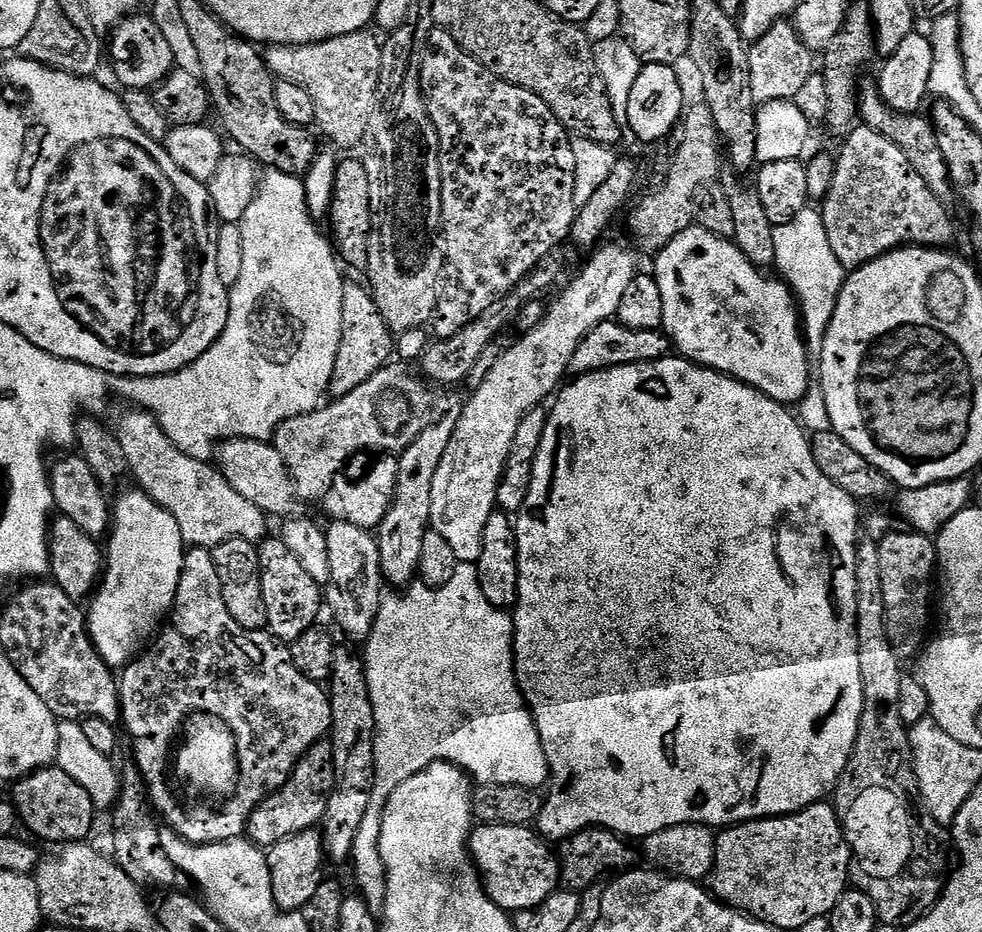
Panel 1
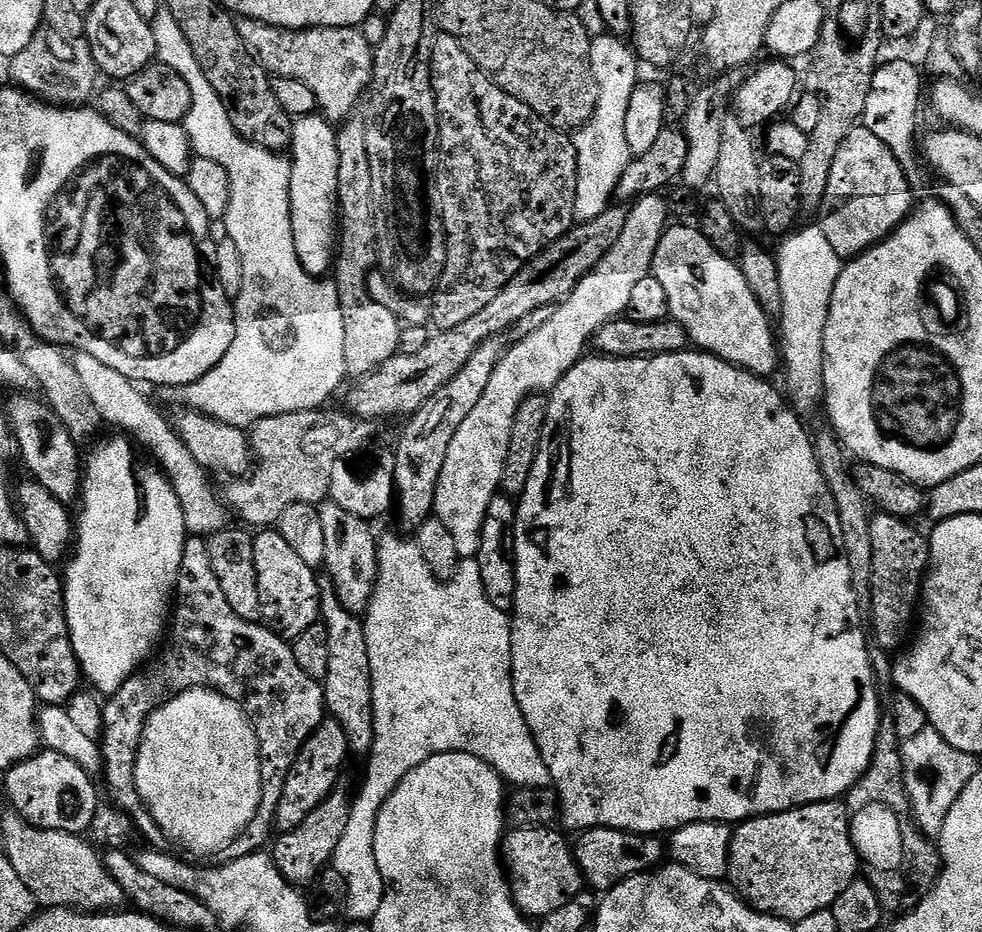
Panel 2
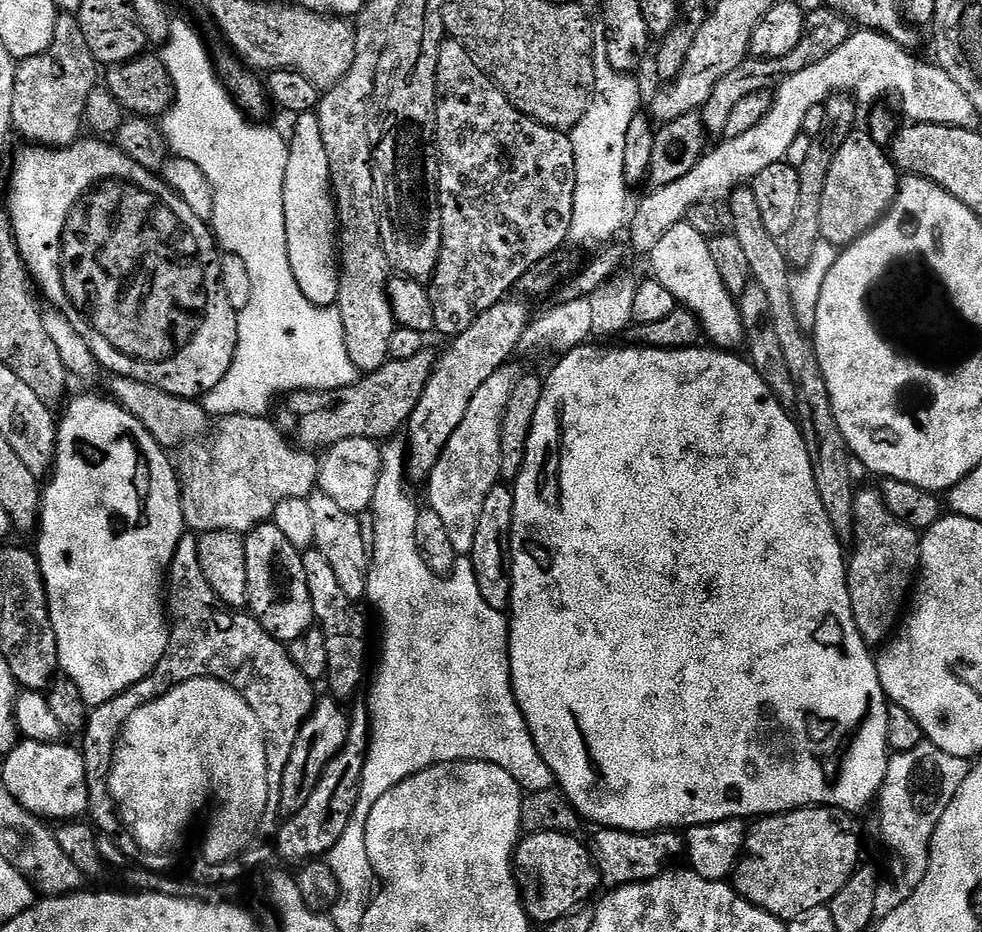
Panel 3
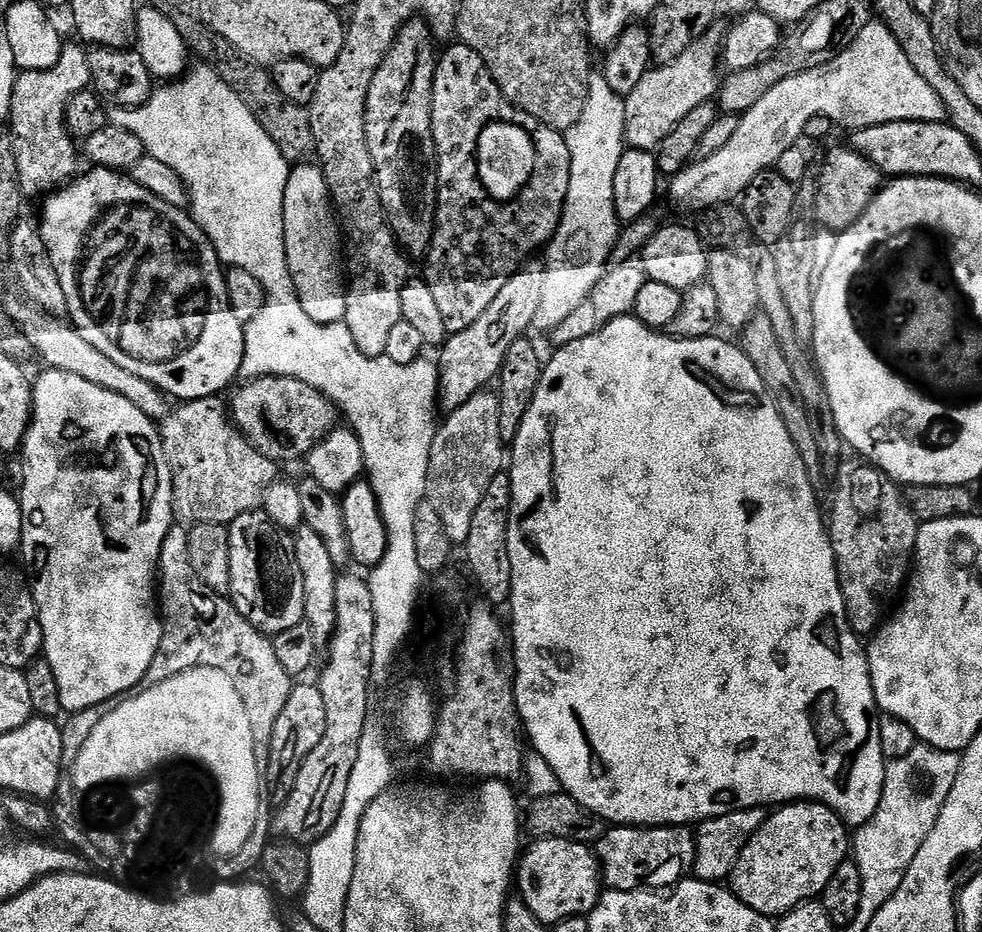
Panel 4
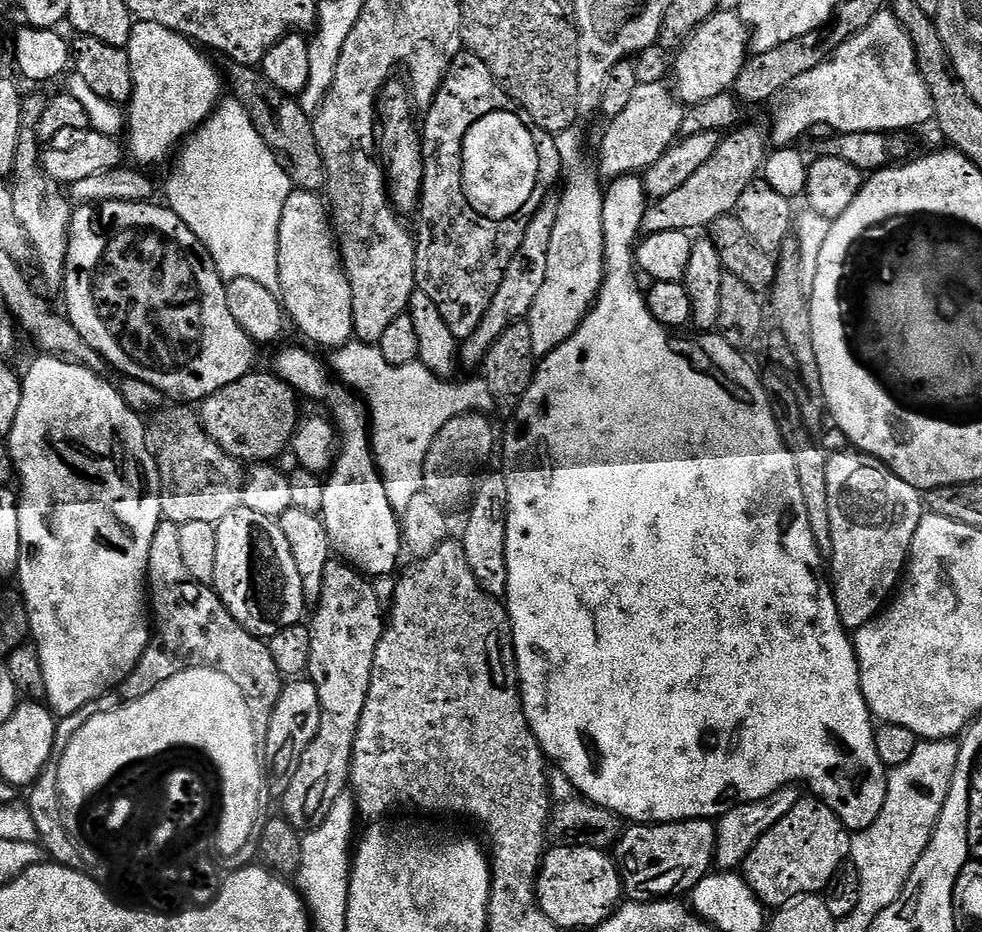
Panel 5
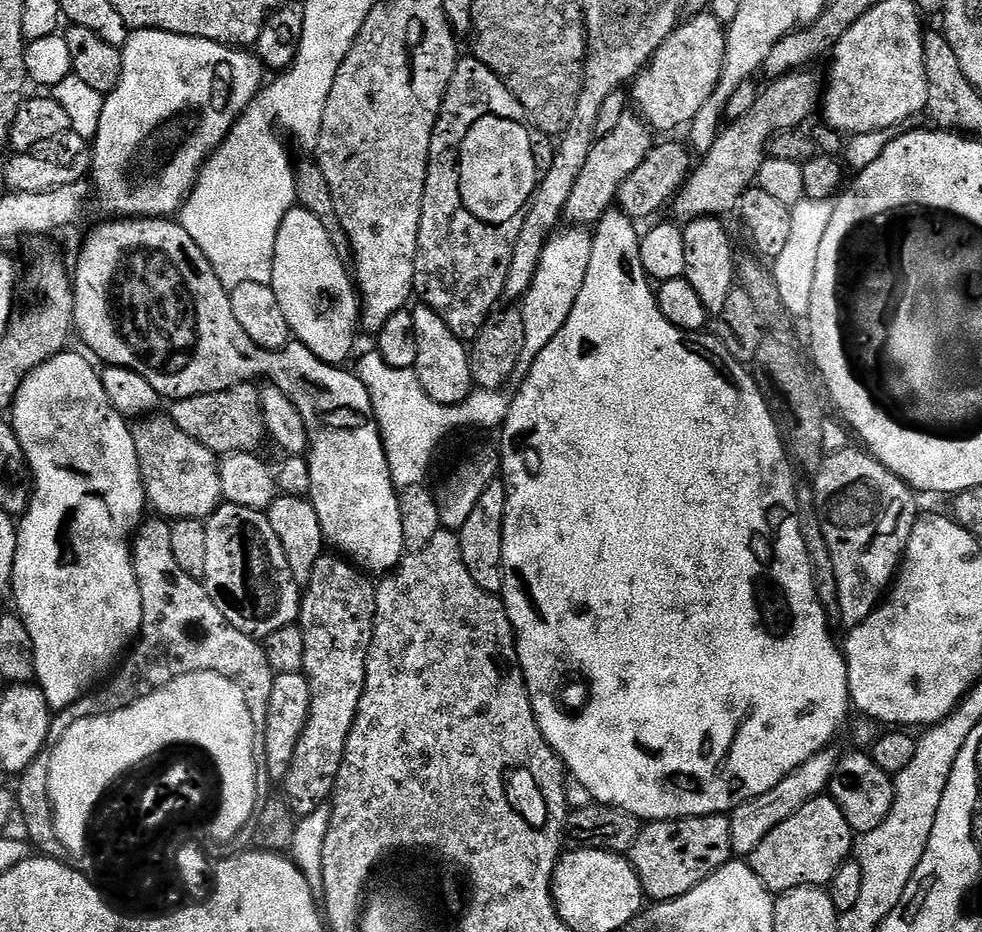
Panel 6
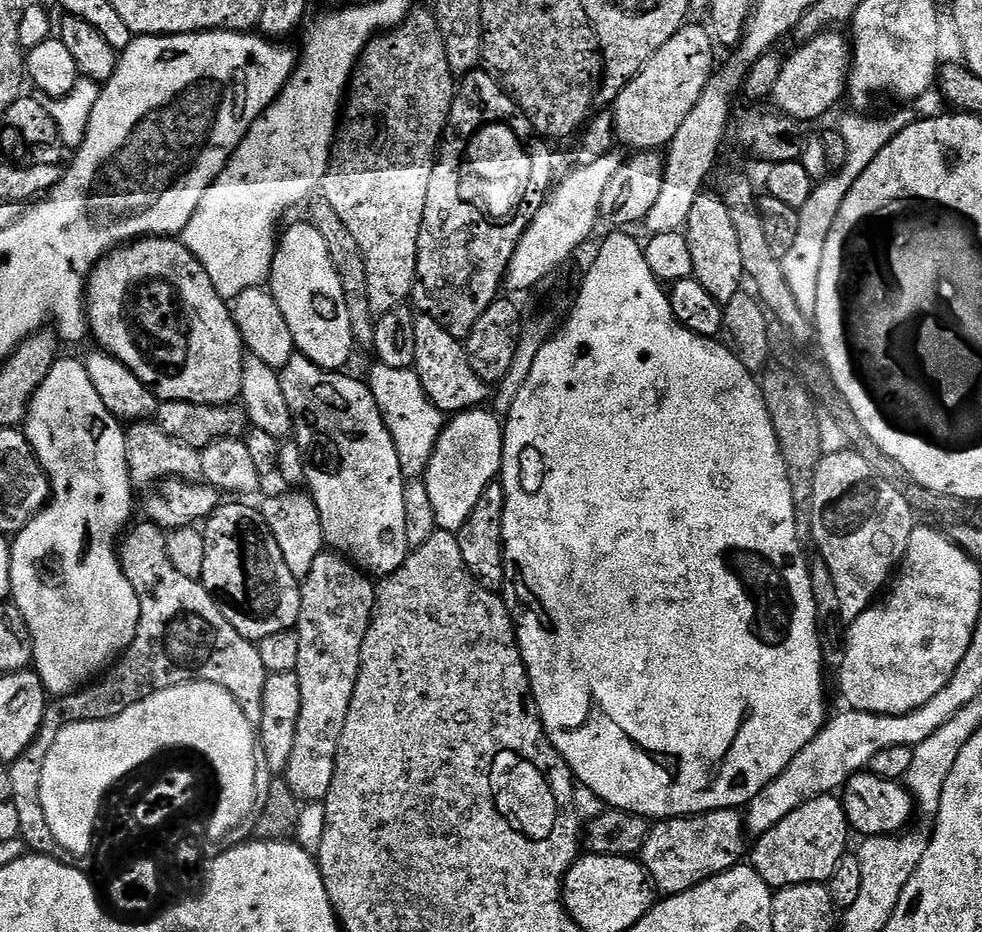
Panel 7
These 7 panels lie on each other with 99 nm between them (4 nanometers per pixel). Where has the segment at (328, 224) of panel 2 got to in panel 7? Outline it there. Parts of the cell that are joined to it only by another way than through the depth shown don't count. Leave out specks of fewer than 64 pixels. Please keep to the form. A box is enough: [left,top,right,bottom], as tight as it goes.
[270,222,357,369]

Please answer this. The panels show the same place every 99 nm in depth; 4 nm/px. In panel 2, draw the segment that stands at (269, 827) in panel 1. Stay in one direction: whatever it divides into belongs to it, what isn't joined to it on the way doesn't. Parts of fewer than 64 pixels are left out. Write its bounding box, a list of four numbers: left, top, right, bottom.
[274,718,350,834]

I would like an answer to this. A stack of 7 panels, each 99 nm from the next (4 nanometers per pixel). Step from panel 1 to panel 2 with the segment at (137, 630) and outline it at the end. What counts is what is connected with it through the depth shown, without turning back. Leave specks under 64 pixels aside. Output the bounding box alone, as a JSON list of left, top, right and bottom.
[62,434,190,698]

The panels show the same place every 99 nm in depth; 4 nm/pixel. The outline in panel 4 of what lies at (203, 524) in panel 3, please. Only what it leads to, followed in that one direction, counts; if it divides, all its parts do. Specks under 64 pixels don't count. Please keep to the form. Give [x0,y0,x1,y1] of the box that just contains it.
[159,398,277,525]

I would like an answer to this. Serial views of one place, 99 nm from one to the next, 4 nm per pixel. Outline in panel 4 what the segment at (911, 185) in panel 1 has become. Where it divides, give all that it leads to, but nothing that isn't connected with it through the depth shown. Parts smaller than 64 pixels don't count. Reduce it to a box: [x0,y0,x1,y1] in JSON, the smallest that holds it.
[814,146,882,234]

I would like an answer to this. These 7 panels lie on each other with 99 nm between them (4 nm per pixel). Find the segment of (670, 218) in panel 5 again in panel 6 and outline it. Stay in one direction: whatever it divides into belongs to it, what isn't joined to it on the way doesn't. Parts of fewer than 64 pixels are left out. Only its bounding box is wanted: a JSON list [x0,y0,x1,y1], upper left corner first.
[672,70,822,222]

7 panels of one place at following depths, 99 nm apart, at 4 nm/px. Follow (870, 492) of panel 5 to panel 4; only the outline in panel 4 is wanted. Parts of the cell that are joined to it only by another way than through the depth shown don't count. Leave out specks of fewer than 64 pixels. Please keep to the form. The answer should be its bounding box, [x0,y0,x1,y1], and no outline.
[826,462,918,638]

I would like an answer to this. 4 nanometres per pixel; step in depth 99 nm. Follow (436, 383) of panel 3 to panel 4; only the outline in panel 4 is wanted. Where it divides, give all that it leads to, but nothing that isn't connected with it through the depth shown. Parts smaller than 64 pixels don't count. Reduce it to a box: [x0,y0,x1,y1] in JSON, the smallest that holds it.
[438,267,543,413]

